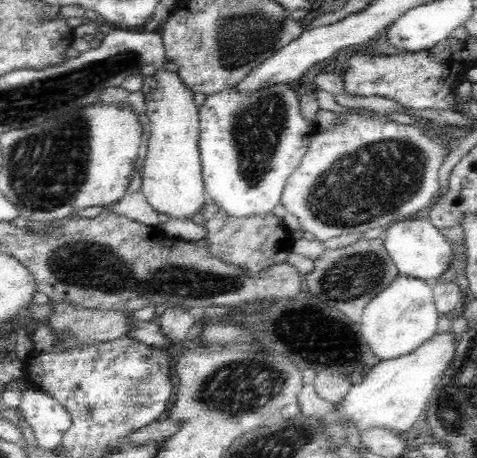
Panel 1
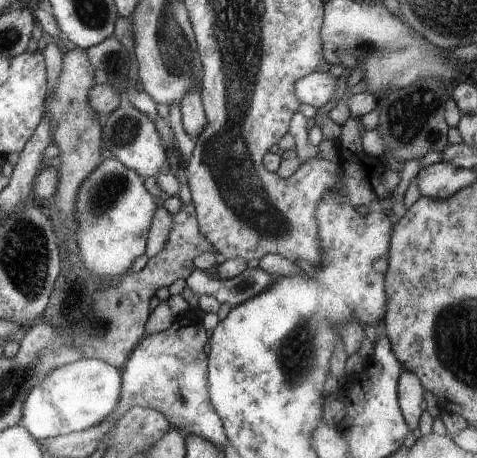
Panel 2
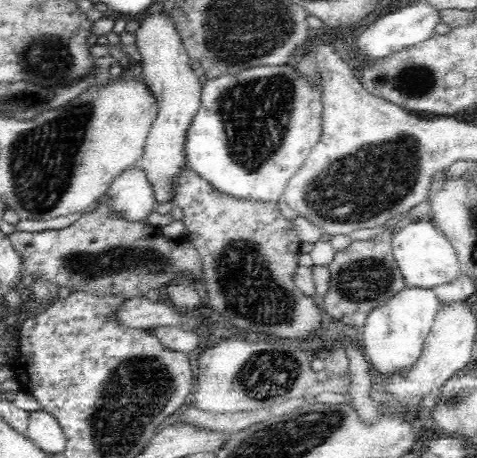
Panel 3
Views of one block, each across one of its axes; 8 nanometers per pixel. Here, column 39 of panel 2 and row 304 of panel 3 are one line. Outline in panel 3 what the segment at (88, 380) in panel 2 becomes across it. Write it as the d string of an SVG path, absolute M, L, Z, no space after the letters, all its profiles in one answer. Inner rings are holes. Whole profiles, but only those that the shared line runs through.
M406 288L402 290L402 294L394 296L382 308L374 310L374 314L368 316L362 332L364 352L368 356L368 364L374 366L384 380L388 380L390 376L408 374L412 368L416 368L440 306L442 300L436 296L434 290Z

